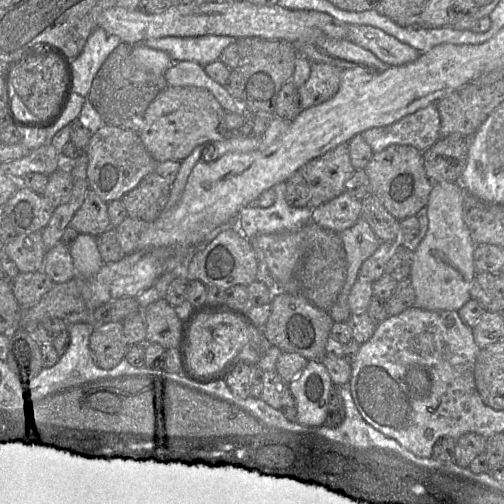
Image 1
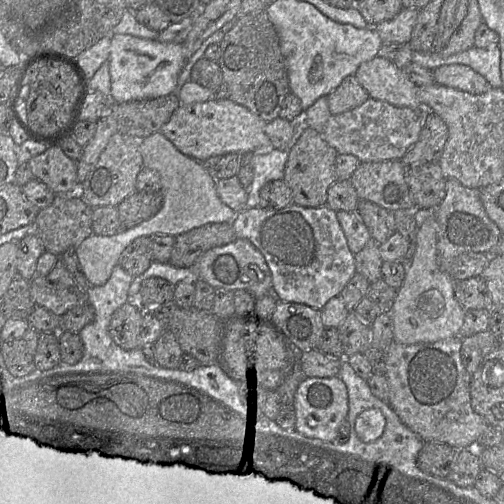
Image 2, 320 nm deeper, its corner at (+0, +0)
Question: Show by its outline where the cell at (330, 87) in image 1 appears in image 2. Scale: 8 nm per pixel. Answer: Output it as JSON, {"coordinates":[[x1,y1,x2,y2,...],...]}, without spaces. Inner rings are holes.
{"coordinates":[[354,75,347,76,328,96,328,107,332,116,339,115,362,105,369,94]]}

